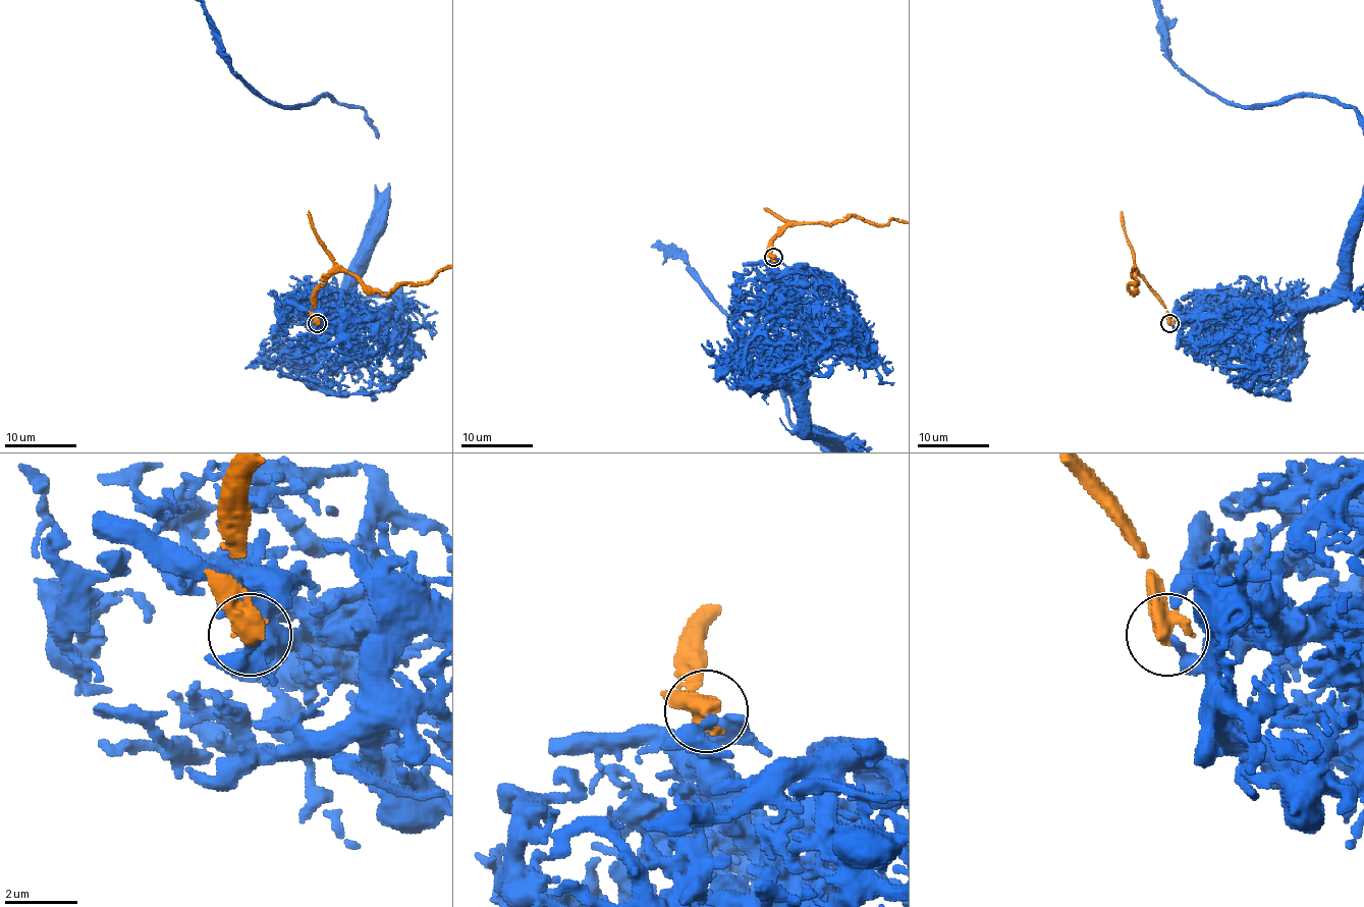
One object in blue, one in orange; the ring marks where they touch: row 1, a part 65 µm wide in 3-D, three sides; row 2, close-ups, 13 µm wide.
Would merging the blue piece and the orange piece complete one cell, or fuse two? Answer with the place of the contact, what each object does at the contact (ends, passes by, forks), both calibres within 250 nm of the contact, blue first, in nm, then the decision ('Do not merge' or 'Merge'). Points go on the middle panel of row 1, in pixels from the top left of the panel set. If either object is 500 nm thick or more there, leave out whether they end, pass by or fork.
Place: (773, 257). Thickness 320 nm (blue) against 600 nm. Do not merge

